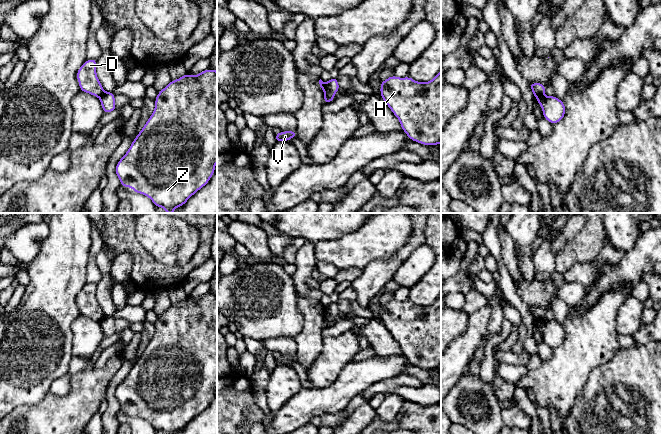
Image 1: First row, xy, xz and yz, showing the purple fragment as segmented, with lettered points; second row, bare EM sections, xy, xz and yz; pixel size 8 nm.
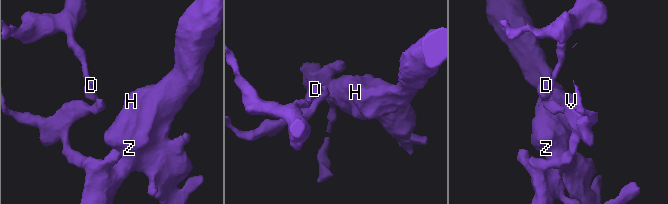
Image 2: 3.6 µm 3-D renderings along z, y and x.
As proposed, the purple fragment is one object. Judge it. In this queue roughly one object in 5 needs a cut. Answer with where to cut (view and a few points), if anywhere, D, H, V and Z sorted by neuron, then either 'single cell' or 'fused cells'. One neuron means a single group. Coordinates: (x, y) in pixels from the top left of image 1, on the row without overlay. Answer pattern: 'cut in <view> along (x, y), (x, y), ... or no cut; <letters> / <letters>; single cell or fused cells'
cut in yz along (543, 319), (535, 321); D / H V Z; fused cells

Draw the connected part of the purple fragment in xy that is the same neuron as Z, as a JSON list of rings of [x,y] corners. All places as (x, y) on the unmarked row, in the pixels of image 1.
[[[207,293],[198,299],[186,298],[171,306],[155,323],[155,333],[126,378],[119,384],[115,397],[121,409],[149,421],[155,431],[174,434],[204,411],[213,400],[217,387],[217,295]]]

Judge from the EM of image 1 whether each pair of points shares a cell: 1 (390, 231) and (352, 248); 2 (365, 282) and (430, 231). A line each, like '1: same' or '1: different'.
1: same
2: different

